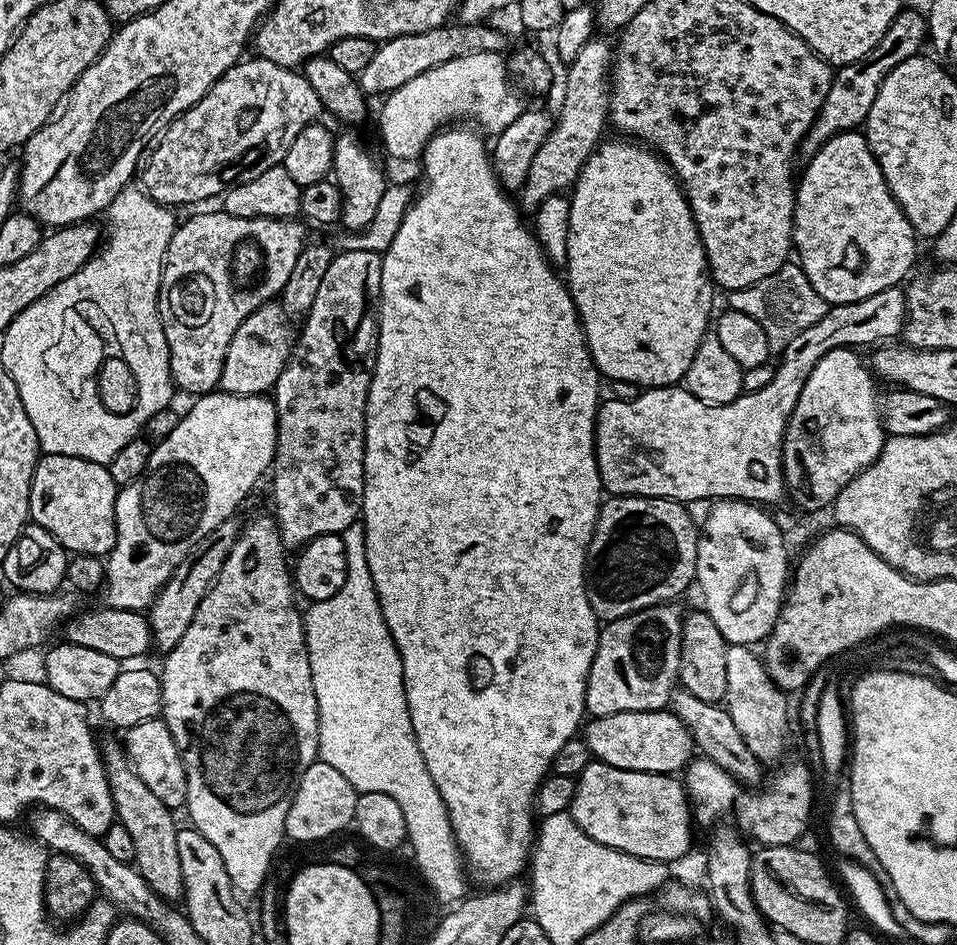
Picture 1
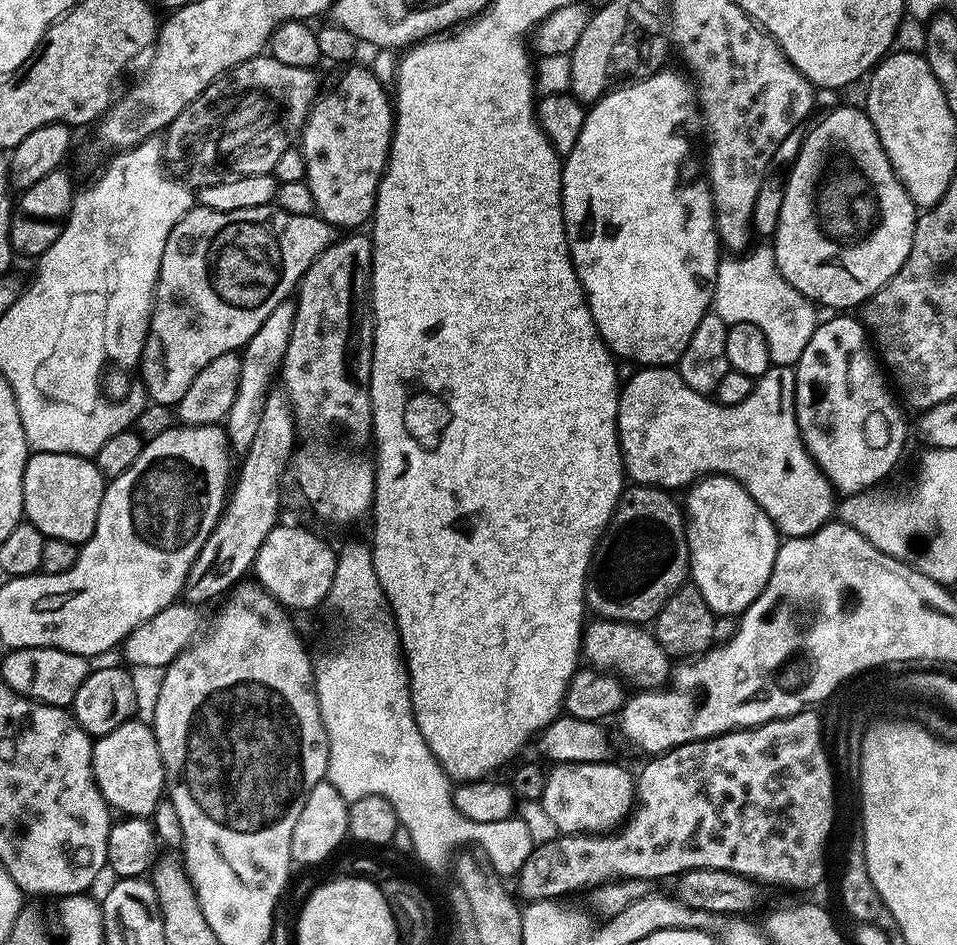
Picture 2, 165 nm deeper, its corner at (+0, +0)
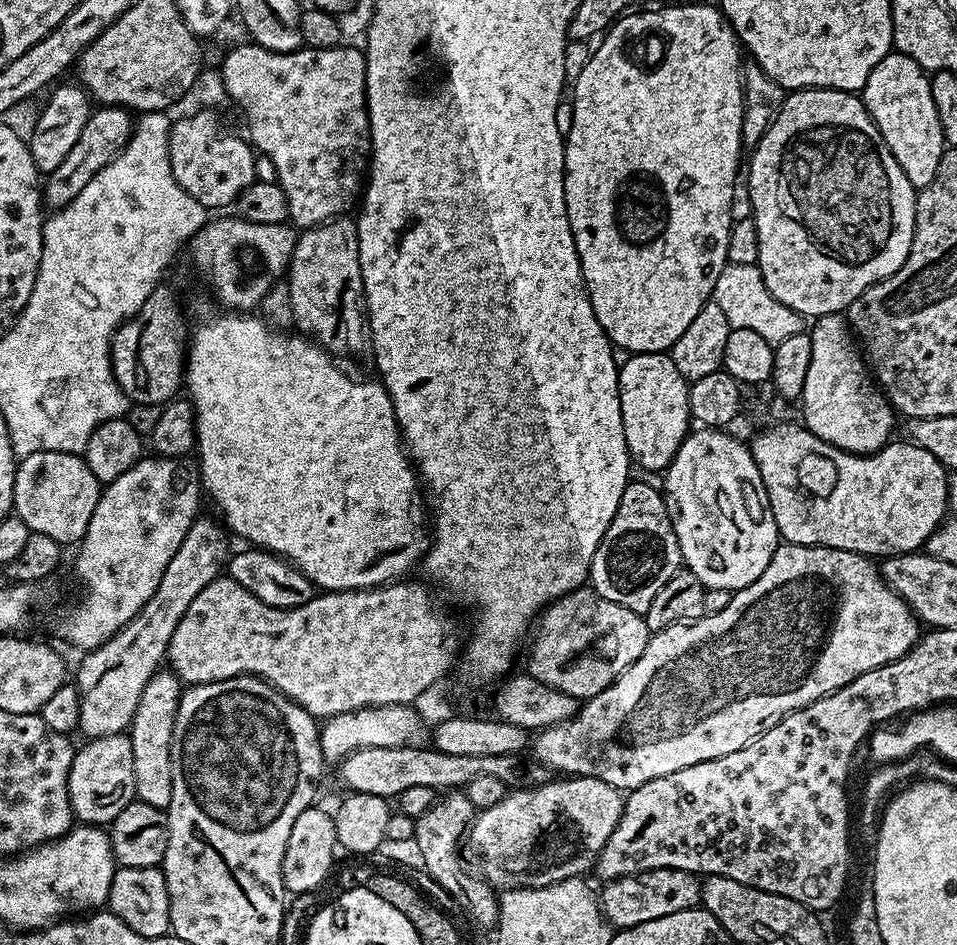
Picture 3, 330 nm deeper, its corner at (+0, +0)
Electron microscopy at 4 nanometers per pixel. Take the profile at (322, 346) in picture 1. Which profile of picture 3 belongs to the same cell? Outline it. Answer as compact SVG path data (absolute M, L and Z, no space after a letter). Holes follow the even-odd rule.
M337 218L317 228L303 229L296 238L286 283L290 290L292 322L303 335L336 358L358 351L363 344L365 347L364 279L355 219Z

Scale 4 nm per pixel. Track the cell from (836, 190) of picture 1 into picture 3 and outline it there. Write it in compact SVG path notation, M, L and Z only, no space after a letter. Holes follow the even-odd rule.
M801 88L785 95L784 105L778 110L772 125L762 134L760 141L751 149L752 161L747 161L748 200L752 203L750 219L756 223L758 230L758 258L760 273L766 282L766 290L782 302L782 306L790 306L790 310L800 313L805 318L819 318L831 312L843 313L870 286L879 280L885 280L894 270L906 262L912 245L912 235L916 225L916 193L917 189L902 174L902 166L894 162L894 154L886 146L878 126L873 122L867 106L859 95L851 92L839 92L837 88Z

